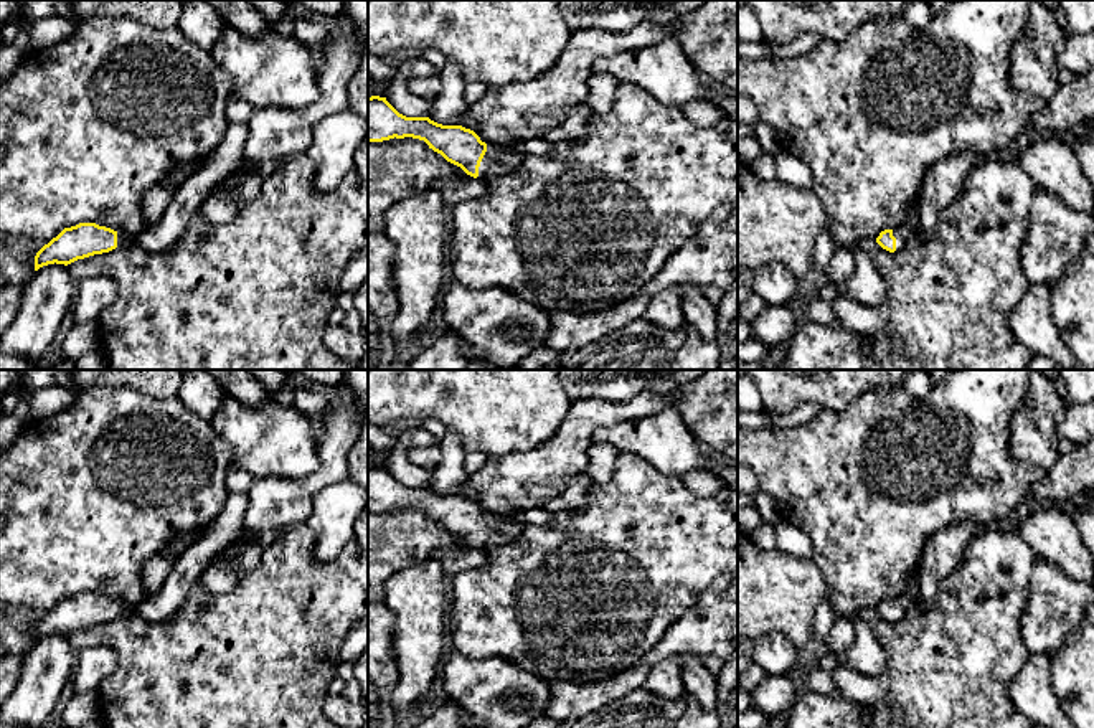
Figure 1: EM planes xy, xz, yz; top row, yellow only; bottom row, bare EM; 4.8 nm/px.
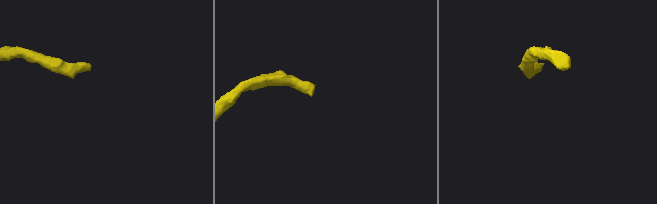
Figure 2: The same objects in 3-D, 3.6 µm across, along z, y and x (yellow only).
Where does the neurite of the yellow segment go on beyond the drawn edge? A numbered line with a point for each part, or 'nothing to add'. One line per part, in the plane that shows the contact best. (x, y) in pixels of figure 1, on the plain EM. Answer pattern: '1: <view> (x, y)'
1: xz (495, 532)

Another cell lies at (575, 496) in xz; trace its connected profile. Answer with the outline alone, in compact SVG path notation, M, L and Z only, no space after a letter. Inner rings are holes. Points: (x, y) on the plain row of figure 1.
M581 474L571 480L558 495L545 500L540 508L553 515L563 510L584 510L594 485L596 484L587 475Z

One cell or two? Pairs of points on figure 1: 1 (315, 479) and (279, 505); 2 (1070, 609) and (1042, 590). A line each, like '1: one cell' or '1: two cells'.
1: one cell
2: one cell

